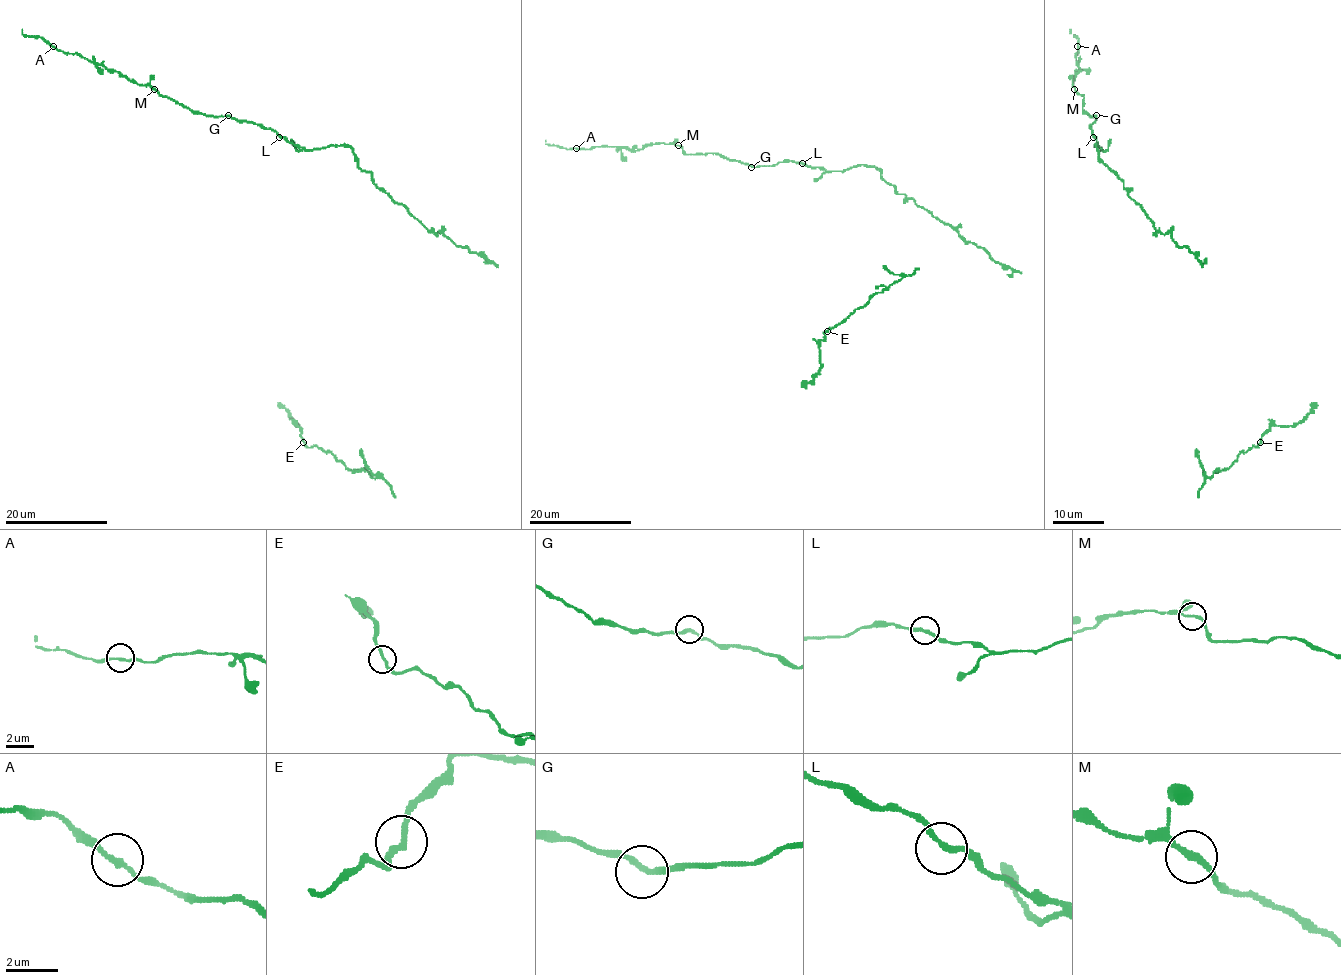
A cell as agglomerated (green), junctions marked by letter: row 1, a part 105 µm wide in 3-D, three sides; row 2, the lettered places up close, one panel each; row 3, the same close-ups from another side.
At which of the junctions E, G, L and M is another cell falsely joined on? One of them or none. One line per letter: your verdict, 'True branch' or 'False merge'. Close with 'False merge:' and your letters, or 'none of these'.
E: True branch
G: True branch
L: True branch
M: True branch
False merge: none of these

